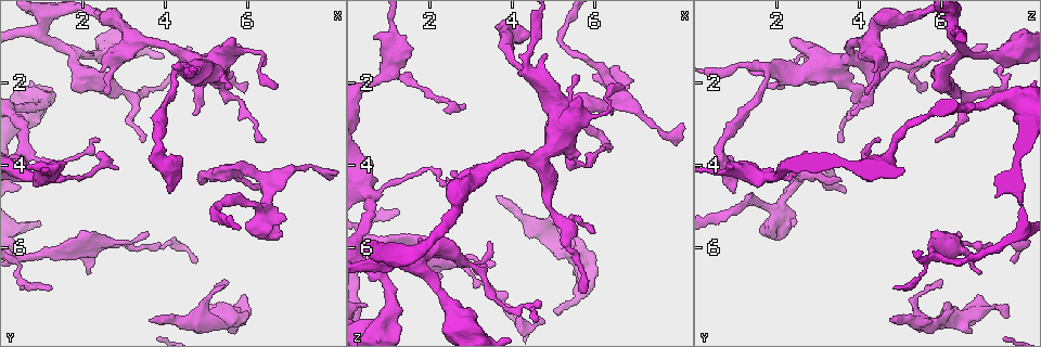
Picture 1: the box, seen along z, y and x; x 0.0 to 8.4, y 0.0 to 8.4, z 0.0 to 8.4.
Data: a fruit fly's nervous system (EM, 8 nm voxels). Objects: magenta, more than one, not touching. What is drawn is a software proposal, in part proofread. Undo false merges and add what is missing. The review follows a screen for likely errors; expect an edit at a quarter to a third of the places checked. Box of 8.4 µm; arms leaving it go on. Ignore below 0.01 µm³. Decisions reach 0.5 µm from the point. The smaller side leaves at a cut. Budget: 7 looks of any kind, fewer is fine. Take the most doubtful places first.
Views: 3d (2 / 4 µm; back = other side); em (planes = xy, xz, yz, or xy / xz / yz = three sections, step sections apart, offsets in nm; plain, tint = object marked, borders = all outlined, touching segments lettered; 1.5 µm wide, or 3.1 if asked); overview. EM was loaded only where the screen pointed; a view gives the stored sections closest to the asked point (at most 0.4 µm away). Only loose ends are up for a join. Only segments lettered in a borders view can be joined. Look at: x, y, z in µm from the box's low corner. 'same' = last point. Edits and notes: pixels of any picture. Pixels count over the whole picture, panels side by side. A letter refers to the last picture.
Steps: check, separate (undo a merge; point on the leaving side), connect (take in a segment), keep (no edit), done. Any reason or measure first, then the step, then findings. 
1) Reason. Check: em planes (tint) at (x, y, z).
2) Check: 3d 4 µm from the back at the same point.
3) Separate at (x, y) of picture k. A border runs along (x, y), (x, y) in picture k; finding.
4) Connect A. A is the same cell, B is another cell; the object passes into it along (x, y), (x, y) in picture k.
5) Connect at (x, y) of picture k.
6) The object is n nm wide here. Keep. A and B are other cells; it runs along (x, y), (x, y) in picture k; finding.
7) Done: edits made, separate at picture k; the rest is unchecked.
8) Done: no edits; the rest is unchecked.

An open end. Check: em planes (borders) at (5.05, 7.75, 7.55).

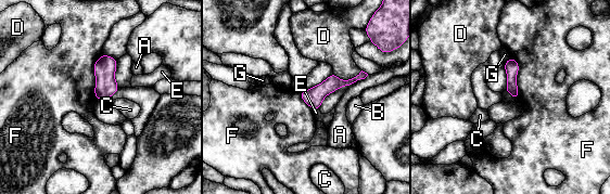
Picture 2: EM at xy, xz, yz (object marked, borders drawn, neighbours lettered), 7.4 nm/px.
The object is 90 nm wide here. Keep. A, B, C, D, E, F and G are other cells; a border runs along (510, 55), (519, 66), (518, 99) in picture 2; no lettered segment goes on from it.

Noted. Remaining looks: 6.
Free end. Check: em xz step 8 (borders) at (5.05, 4.45, 3.45).

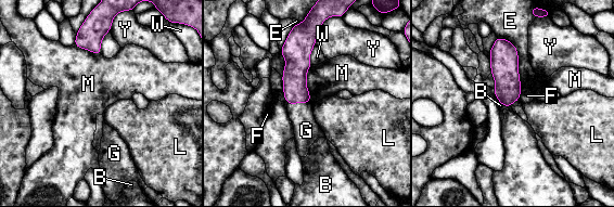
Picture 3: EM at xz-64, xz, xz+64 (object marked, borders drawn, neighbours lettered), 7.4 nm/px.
Check: em planes (borders) at the same point.

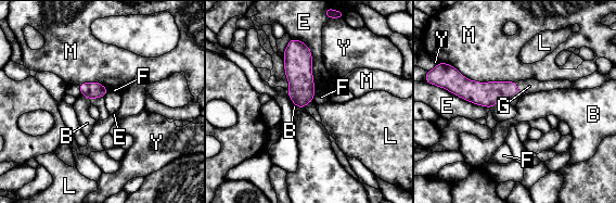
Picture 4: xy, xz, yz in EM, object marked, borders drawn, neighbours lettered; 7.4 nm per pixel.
The object is 110 nm wide here. Connect G. G is the same cell, B, E, F, L, M and Y are other cells; the object passes into it along (489, 93), (517, 88), (529, 86) in picture 4; it goes on there.

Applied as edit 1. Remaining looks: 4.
Narrows sharply. Check: em xz step 8 (tint) at (0.80, 2.55, 6.70).

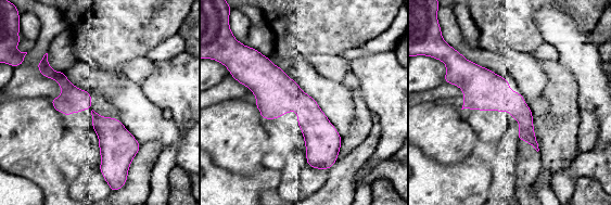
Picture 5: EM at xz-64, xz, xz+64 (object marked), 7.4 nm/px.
Check: em planes (borders) at the same point.

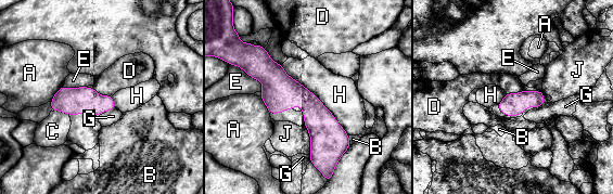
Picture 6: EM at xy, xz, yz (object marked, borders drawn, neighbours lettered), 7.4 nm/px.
Keep. A, B, C, D, E, G, H and J are other cells; continuous, no second cell.

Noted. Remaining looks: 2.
Done: edits made, connect at picture 4; the rest is unchecked.

